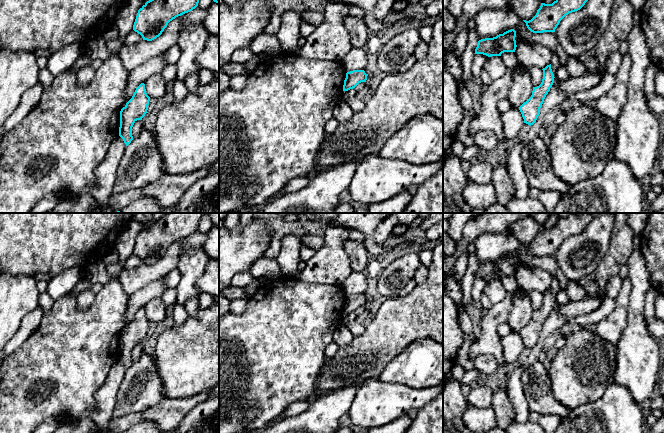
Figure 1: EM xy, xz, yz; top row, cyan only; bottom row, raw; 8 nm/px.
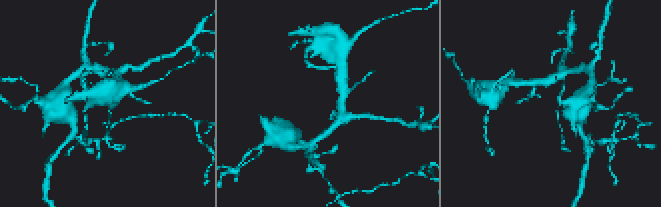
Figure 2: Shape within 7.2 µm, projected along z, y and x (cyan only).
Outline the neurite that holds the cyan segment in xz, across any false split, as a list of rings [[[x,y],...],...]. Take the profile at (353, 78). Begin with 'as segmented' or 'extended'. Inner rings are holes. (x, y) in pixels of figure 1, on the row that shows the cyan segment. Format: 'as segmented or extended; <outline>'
as segmented; [[[353,70],[346,73],[343,91],[355,88],[359,83],[366,82],[368,74],[364,70]]]

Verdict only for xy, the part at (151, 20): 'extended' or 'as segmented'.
as segmented

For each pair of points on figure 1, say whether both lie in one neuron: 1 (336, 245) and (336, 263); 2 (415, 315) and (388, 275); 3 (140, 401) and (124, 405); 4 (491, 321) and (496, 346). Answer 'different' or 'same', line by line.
1: same
2: different
3: same
4: same

